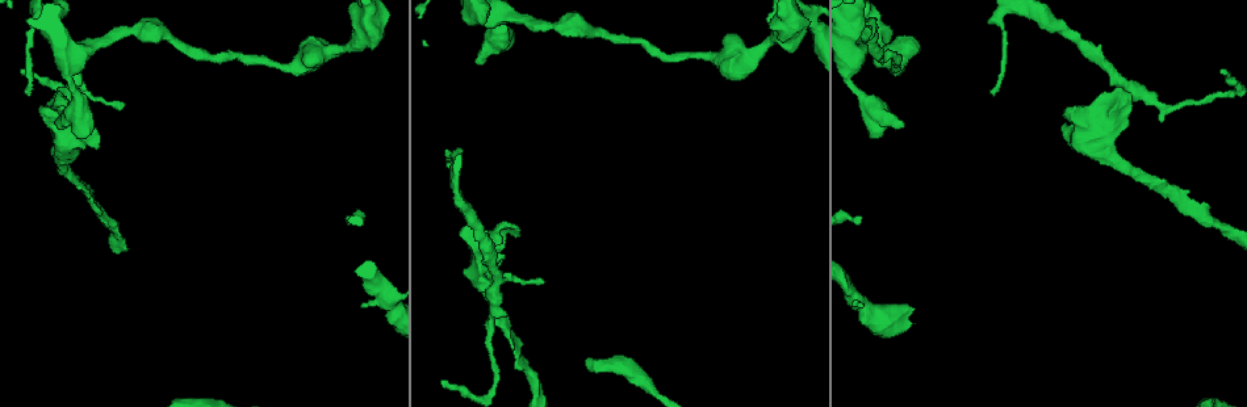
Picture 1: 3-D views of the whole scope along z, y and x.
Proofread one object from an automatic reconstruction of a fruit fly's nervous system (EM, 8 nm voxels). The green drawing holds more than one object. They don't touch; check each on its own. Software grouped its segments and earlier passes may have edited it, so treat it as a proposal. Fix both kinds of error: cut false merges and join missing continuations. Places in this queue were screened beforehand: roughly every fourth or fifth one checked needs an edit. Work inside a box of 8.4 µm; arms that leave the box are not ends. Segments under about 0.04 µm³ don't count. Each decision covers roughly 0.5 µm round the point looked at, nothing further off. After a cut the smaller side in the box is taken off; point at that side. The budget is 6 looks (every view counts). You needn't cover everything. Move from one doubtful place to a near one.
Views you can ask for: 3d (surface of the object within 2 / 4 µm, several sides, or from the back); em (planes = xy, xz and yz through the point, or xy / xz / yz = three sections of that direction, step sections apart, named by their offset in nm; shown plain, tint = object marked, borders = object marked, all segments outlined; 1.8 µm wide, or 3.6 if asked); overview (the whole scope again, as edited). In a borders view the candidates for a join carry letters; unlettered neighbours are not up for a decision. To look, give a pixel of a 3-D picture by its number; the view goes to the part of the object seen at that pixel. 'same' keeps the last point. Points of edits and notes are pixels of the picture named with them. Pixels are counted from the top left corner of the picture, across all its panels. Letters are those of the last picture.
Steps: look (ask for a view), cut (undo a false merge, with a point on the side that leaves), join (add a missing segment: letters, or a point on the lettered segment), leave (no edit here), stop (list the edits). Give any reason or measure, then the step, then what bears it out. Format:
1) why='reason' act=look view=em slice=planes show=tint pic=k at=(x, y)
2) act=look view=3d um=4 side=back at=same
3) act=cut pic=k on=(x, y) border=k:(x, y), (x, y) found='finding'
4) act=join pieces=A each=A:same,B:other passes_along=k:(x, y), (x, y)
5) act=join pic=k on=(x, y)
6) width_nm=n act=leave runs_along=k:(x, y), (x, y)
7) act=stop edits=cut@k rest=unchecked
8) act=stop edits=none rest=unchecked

why='an open end' act=look view=3d um=4 pic=1 at=(363, 304)

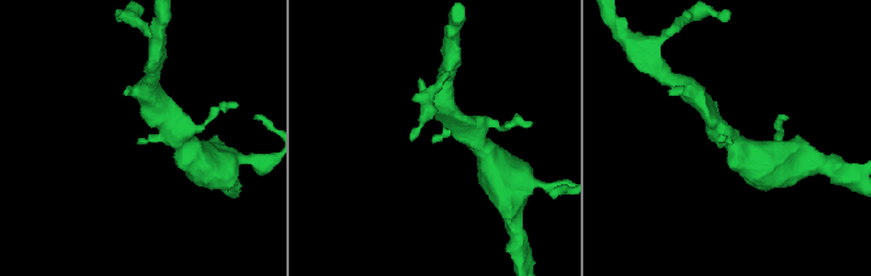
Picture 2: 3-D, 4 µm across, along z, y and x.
why='shape alone is not enough' act=look view=em slice=planes show=borders pic=2 at=(732, 142)

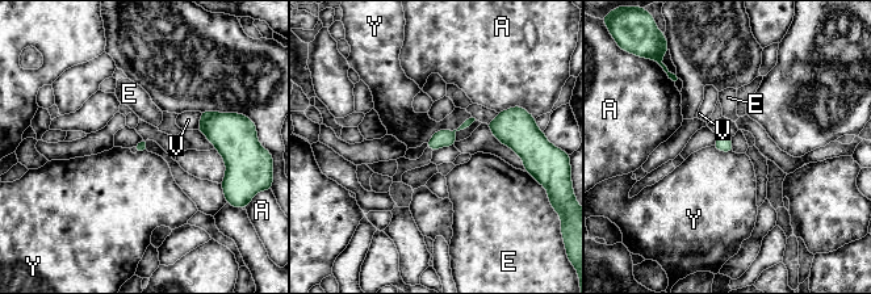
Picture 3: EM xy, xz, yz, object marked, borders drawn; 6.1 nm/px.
act=leave each=A:other,E:other,V:other,Y:other border=3:(476, 120), (426, 142) found='none of them fits'

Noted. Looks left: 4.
why='free end' act=look view=em slice=planes show=borders pic=1 at=(904, 124)

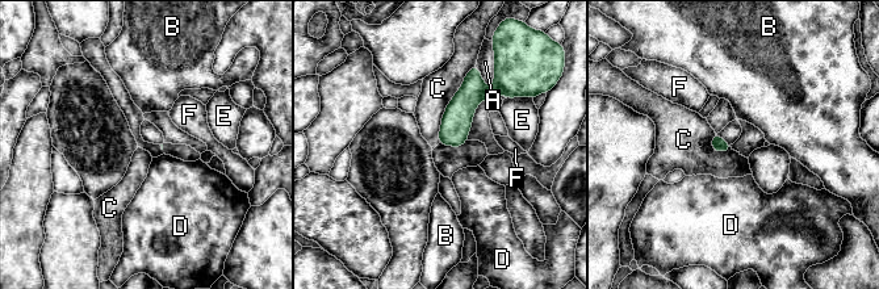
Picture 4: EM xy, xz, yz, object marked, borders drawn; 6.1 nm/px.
act=leave each=A:other,B:other,C:other,D:other,E:other,F:other border=4:(474, 65), (446, 108), (439, 142) found='none of them fits'

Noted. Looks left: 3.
why='thin end' act=look view=3d um=2 side=back pic=1 at=(1220, 72)

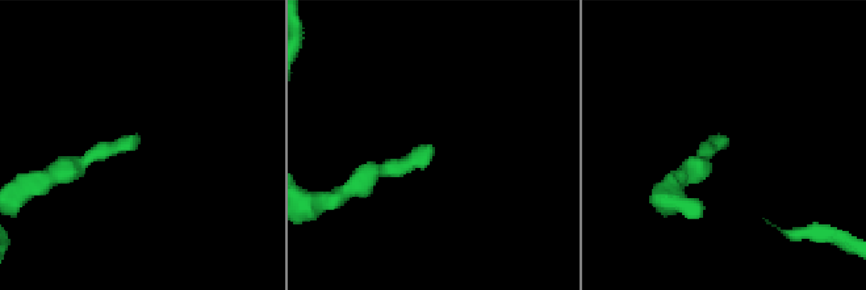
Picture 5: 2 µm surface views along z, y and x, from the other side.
why='shape alone is not enough' act=look view=em slice=xz step=8 show=tint pic=5 at=(137, 142)

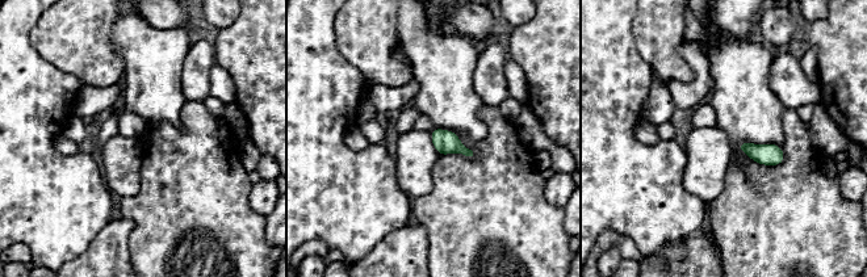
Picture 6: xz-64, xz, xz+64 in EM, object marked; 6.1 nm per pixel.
why='another direction' act=look view=em slice=planes show=borders at=same

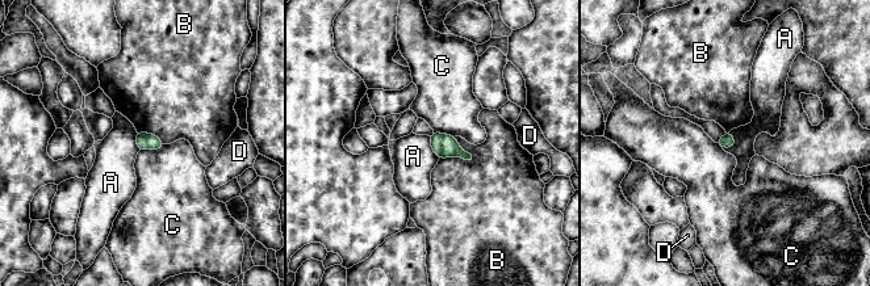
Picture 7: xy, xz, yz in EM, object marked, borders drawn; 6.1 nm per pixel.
act=leave each=A:other,B:other,C:other,D:other border=7:(730, 131), (735, 143), (723, 148) found='no lettered segment goes on from it'

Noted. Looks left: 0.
act=stop edits=none rest=unchecked

